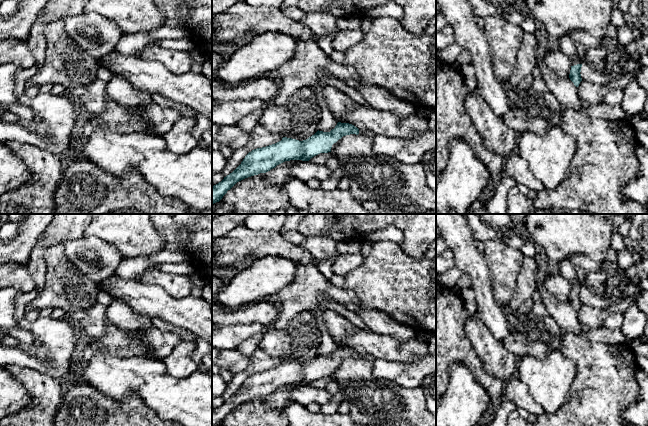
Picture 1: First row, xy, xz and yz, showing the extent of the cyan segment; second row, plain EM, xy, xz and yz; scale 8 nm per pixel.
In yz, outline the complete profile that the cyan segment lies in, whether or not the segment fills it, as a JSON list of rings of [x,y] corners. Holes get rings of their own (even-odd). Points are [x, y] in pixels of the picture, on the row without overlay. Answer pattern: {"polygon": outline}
{"polygon": [[[564,259],[558,263],[558,268],[559,273],[562,274],[566,279],[568,279],[572,284],[569,302],[574,307],[574,309],[578,311],[580,306],[582,305],[580,298],[582,287],[577,276],[575,267],[568,259]]]}

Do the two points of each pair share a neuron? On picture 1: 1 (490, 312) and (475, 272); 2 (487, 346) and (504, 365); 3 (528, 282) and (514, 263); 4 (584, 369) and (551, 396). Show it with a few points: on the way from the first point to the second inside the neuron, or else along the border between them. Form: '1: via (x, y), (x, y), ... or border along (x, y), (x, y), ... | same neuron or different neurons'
1: via (486, 302), (481, 282) | same neuron
2: via (490, 351), (499, 360) | same neuron
3: border along (525, 257), (513, 293) | different neurons
4: border along (564, 356), (575, 364), (575, 380), (567, 398) | different neurons

